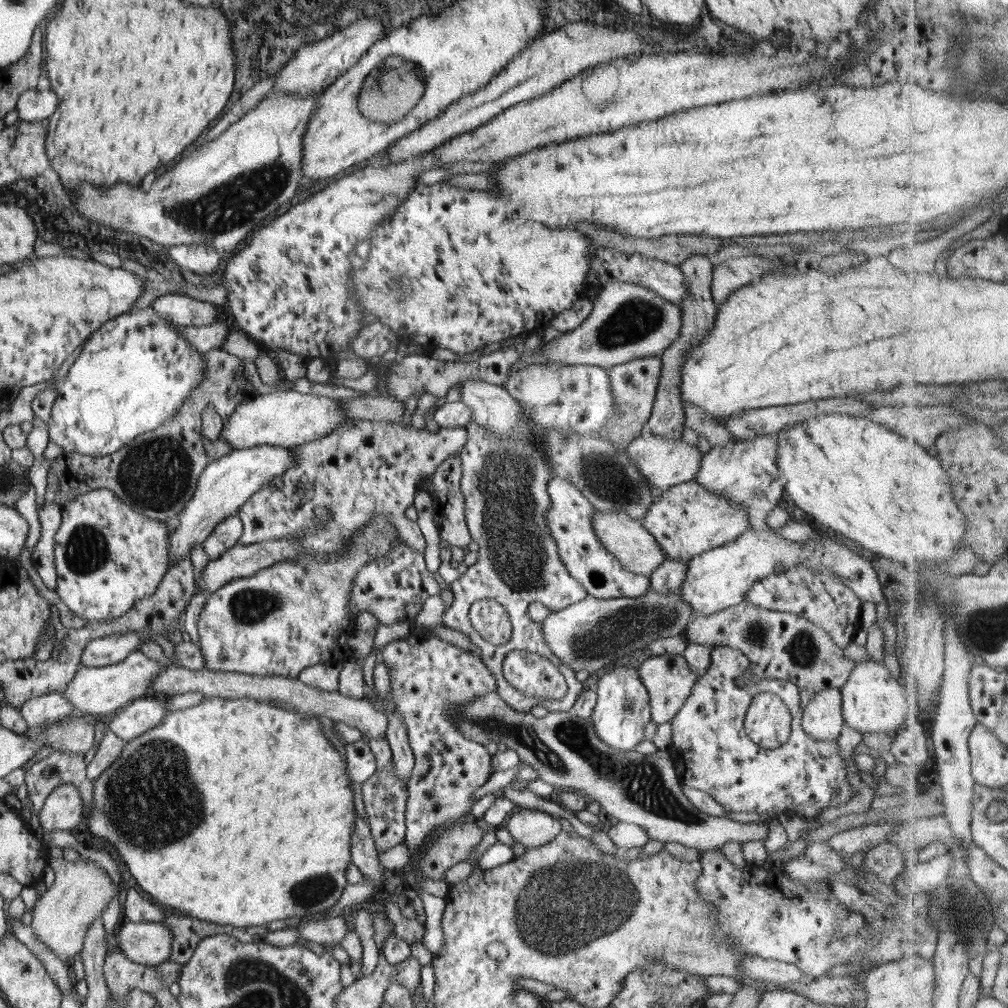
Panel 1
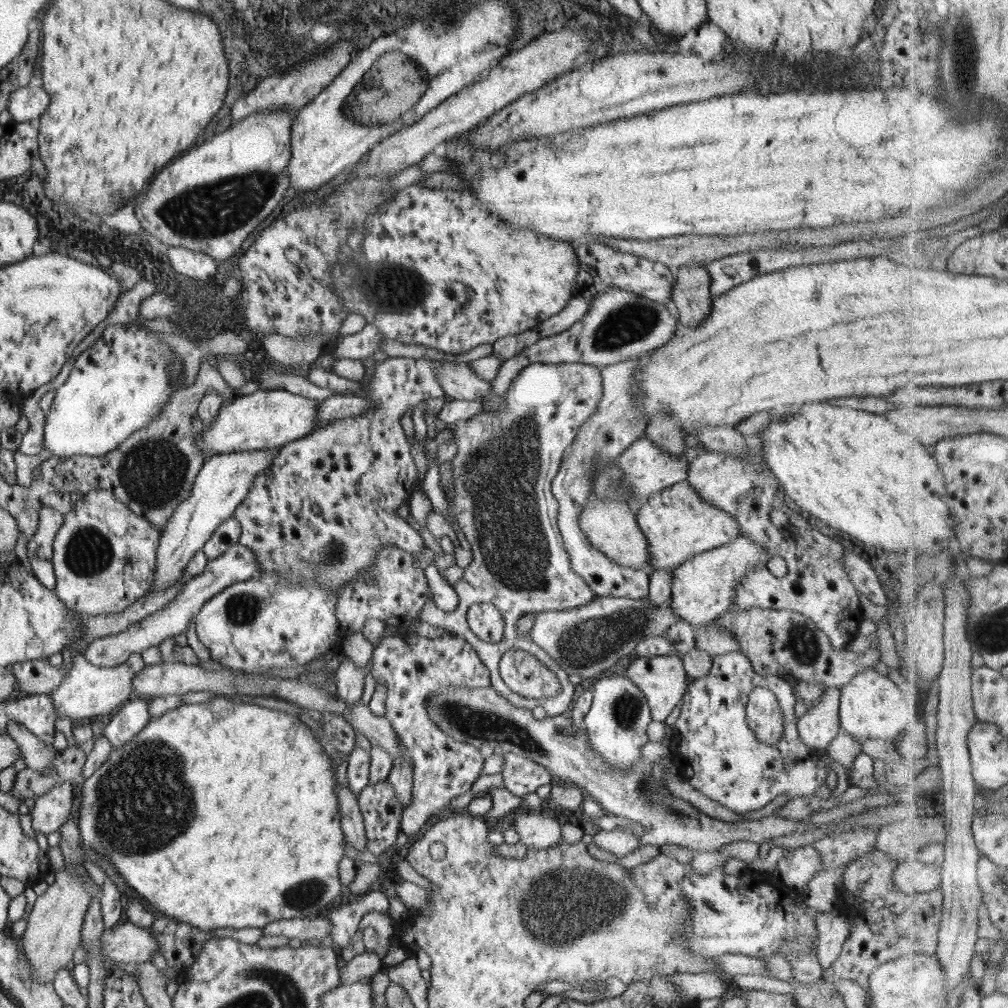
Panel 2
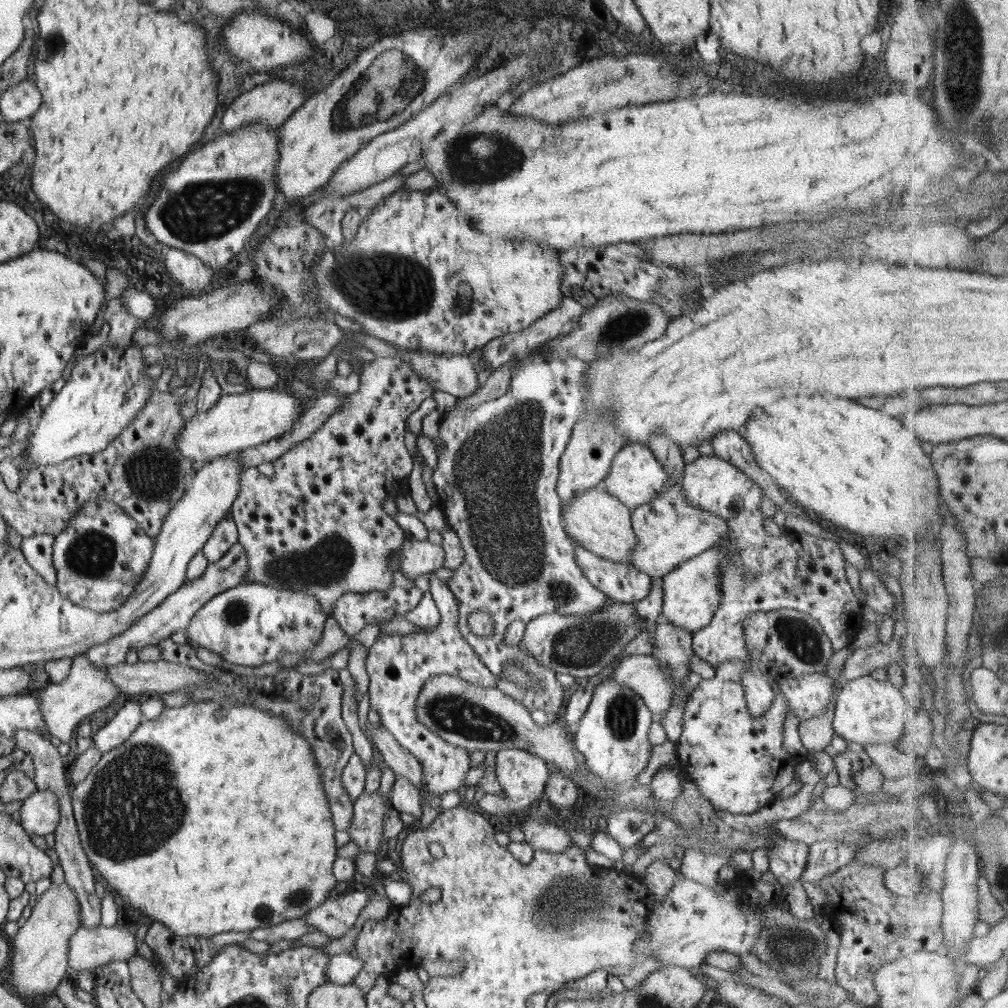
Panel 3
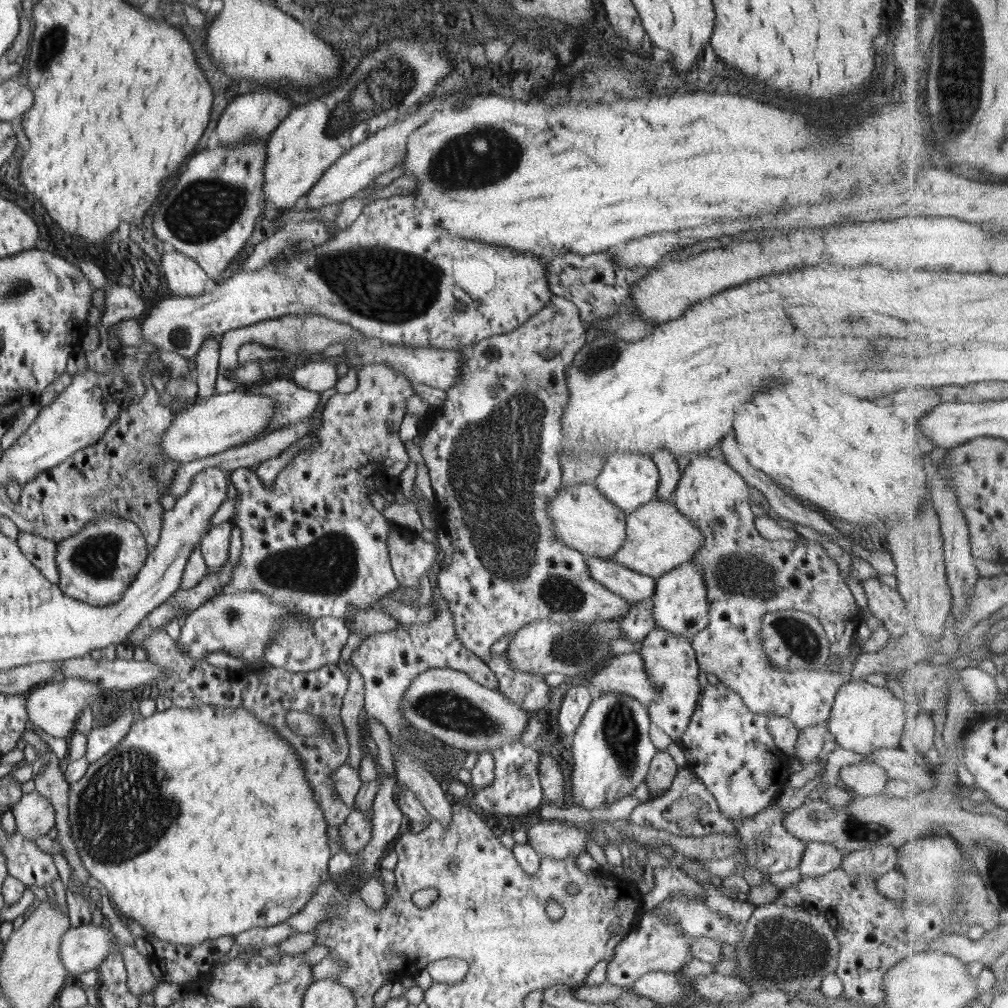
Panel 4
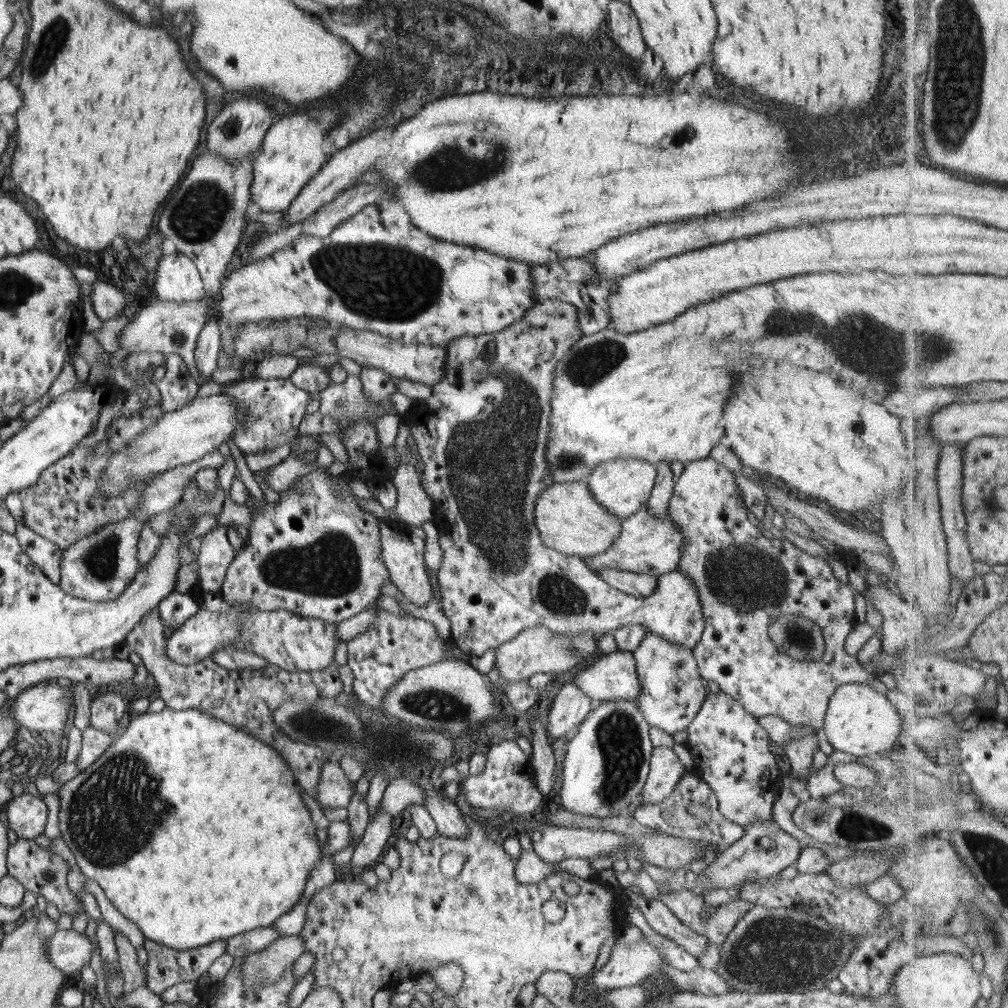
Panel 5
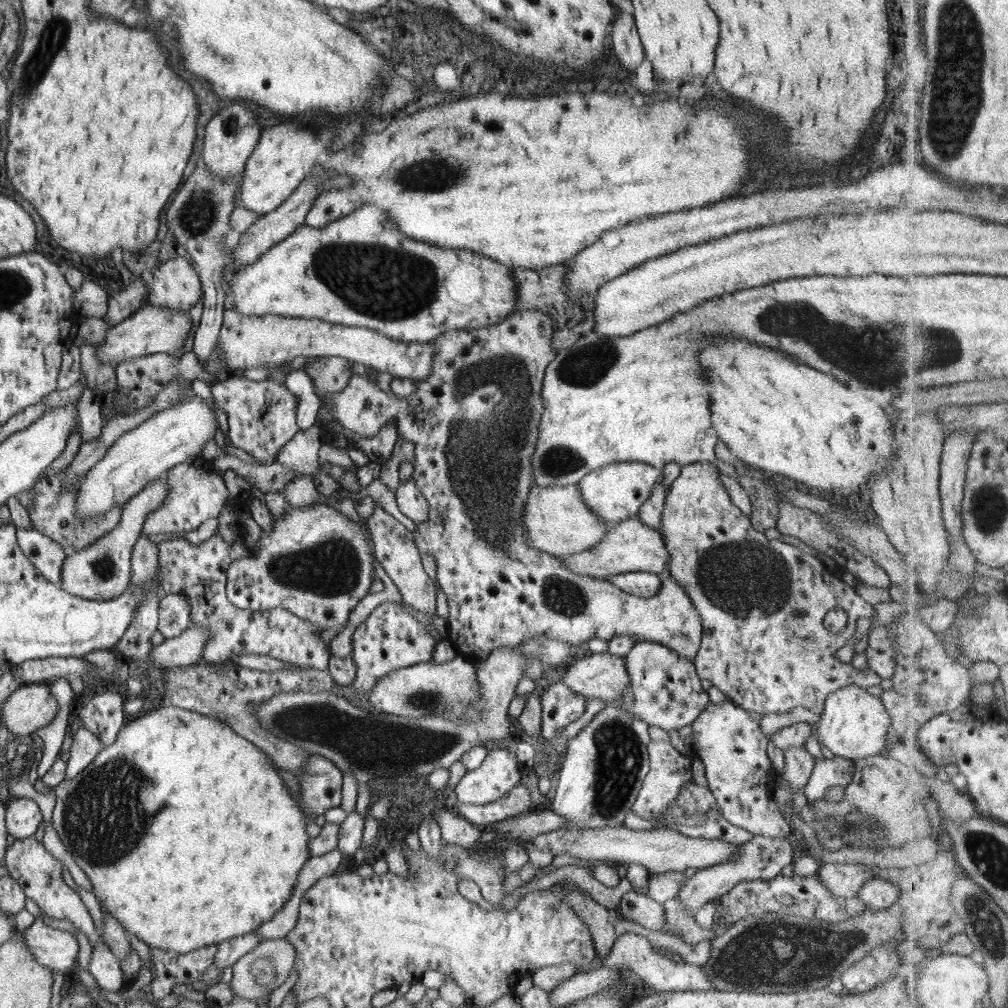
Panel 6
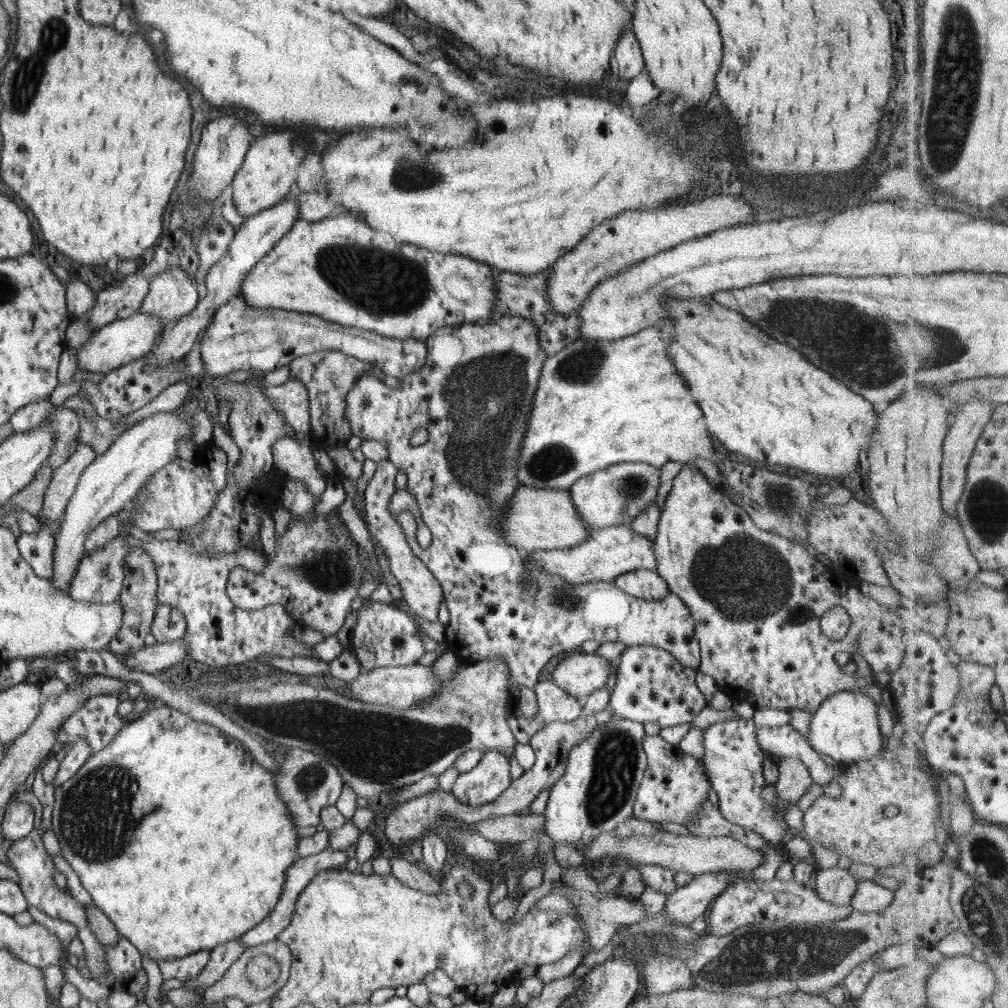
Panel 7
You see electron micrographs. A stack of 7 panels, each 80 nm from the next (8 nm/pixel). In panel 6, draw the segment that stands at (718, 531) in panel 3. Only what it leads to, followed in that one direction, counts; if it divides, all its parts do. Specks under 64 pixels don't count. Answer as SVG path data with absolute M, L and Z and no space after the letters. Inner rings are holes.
M638 515L620 521L611 527L604 535L602 542L598 542L590 550L585 550L578 554L557 556L566 570L570 570L572 574L588 575L588 578L596 578L596 580L607 579L610 575L626 574L628 572L652 572L656 575L666 574L666 568L669 563L669 550L665 545L665 538L660 529L646 526Z

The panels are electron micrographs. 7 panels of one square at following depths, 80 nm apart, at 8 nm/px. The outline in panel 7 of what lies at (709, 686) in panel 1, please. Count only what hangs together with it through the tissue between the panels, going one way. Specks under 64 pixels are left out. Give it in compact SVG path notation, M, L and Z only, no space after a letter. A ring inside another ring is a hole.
M742 717L738 720L724 720L703 728L705 774L717 794L717 804L722 816L744 828L749 828L763 836L772 844L783 840L788 830L786 821L775 813L773 806L767 804L760 792L767 784L764 781L764 756L752 720Z

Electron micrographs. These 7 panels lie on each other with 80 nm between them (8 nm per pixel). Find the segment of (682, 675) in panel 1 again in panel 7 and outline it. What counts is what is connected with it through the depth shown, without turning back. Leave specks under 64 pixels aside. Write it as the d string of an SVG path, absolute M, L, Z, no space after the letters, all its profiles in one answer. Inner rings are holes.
M576 651L558 663L551 674L552 681L568 694L584 700L596 690L604 688L610 677L616 676L617 667L606 658L596 656L596 653Z

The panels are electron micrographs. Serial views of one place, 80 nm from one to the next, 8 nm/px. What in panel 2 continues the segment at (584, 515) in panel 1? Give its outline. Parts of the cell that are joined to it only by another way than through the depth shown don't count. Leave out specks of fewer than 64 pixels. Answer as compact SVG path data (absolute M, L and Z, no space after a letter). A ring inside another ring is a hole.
M629 360L600 368L603 378L603 397L597 406L597 411L586 422L581 423L579 433L561 459L559 471L551 482L552 494L558 501L558 530L568 553L572 571L582 576L586 585L598 597L642 600L649 596L649 572L614 563L611 558L593 547L579 525L580 513L591 495L589 484L592 483L591 476L595 466L598 463L616 460L635 440L643 436L647 427L647 422L641 417L643 414L637 405L641 400L641 394L634 369L639 364L641 362L638 360Z

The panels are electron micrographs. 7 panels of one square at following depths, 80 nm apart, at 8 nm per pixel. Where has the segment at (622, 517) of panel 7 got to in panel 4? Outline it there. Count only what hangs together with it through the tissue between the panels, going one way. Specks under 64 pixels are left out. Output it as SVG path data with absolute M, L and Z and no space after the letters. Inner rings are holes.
M620 451L612 453L606 459L601 473L595 478L594 485L619 509L624 510L629 515L633 510L656 497L659 472L656 463L648 455L641 452Z

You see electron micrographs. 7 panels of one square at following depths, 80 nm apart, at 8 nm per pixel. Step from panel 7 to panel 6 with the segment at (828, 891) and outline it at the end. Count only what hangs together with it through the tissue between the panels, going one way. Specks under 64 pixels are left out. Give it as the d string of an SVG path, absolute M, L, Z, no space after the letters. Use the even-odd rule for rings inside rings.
M825 864L818 872L824 886L838 897L856 897L858 890L866 881L872 879L872 873L864 873L857 864Z

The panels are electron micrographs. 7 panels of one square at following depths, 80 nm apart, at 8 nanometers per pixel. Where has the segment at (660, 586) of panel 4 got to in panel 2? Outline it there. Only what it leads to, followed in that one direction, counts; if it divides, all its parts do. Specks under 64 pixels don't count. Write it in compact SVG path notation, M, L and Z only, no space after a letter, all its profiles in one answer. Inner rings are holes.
M738 535L728 544L704 551L674 568L668 606L672 614L694 629L708 626L734 603L734 585L744 579L750 569L766 566L769 556L765 548L751 538Z

